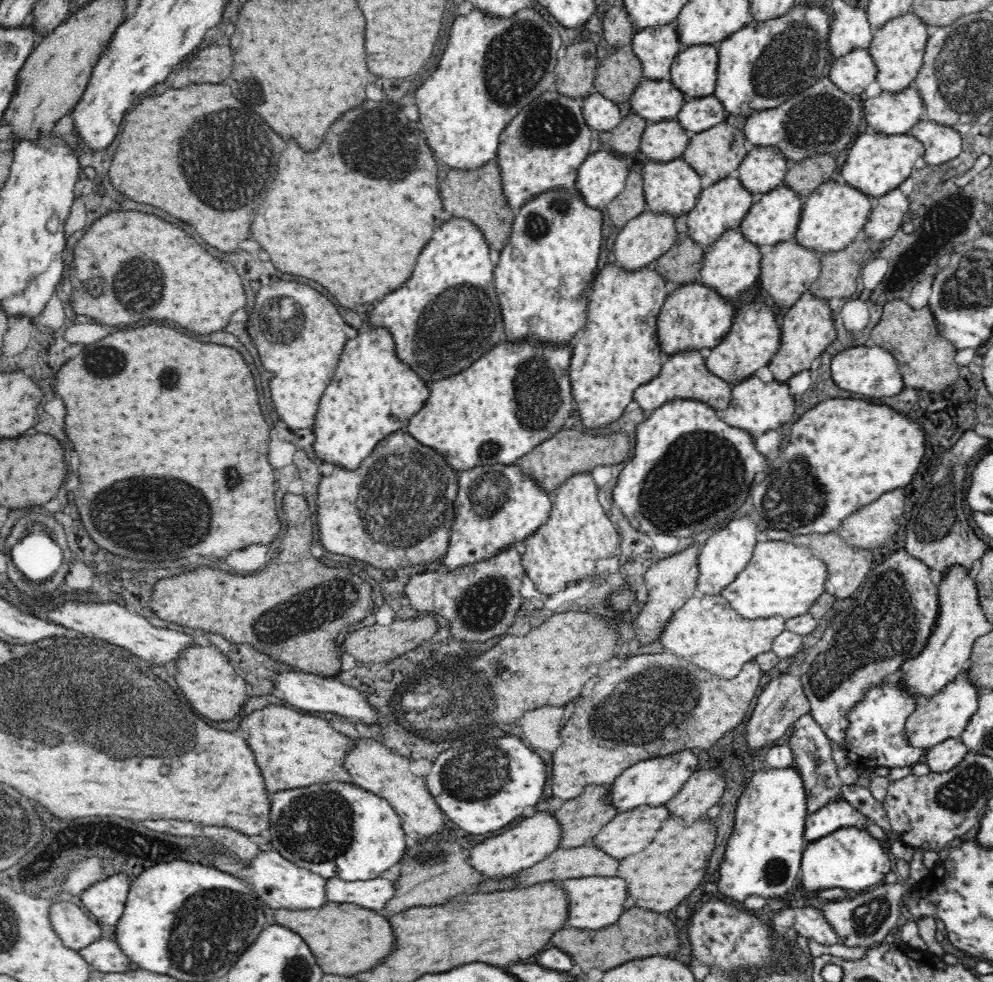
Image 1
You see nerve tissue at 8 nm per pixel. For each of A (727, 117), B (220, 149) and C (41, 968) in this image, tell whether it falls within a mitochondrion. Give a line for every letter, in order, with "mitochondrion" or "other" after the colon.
A: other
B: mitochondrion
C: other

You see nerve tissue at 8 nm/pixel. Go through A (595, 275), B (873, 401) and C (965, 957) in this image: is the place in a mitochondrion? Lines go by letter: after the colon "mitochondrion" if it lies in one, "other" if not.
A: other
B: other
C: other

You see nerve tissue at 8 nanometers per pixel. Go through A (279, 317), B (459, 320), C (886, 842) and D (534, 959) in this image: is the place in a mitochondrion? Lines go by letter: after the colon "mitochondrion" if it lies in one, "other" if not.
A: mitochondrion
B: mitochondrion
C: other
D: other

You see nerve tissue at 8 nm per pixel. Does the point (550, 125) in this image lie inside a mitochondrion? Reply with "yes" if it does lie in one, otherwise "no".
yes

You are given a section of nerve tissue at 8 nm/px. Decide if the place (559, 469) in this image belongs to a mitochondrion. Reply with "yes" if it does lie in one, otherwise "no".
no

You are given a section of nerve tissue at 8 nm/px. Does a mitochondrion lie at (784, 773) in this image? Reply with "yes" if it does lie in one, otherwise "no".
no

